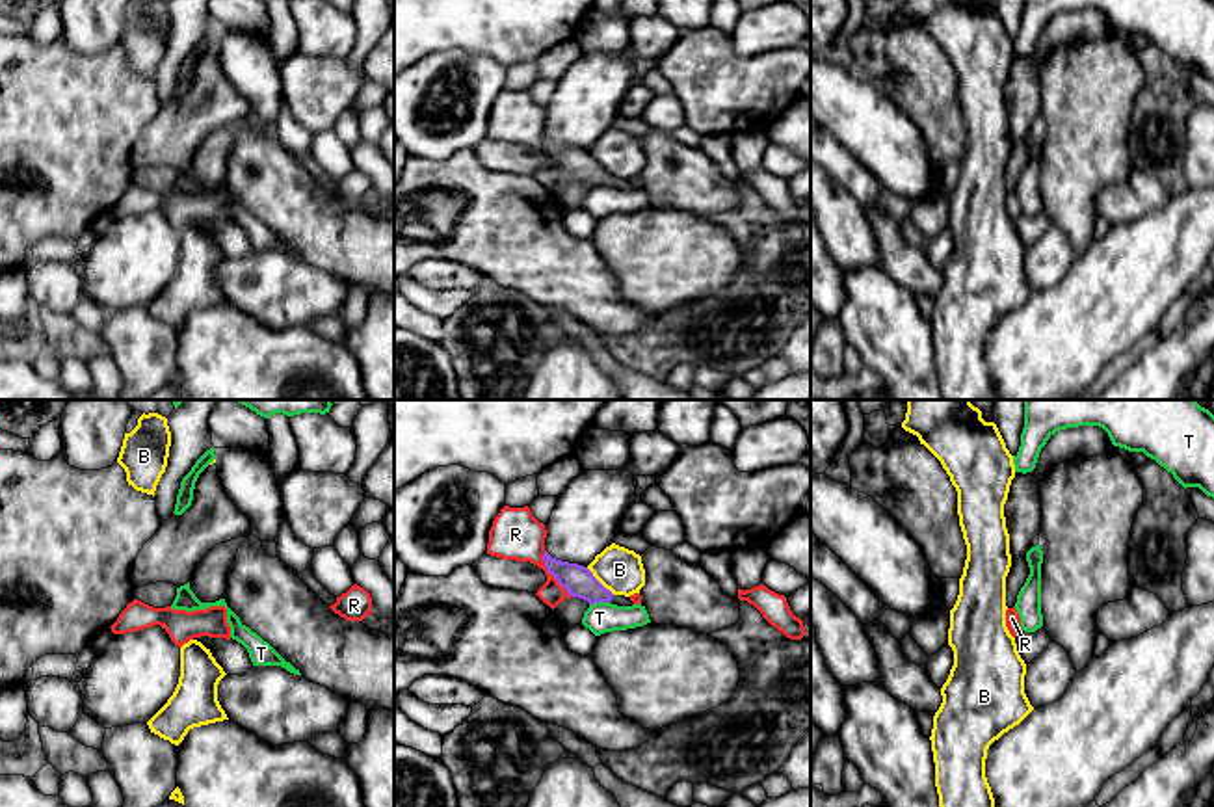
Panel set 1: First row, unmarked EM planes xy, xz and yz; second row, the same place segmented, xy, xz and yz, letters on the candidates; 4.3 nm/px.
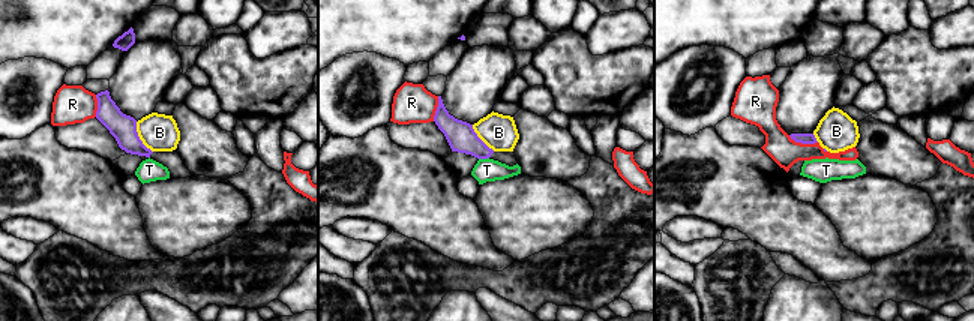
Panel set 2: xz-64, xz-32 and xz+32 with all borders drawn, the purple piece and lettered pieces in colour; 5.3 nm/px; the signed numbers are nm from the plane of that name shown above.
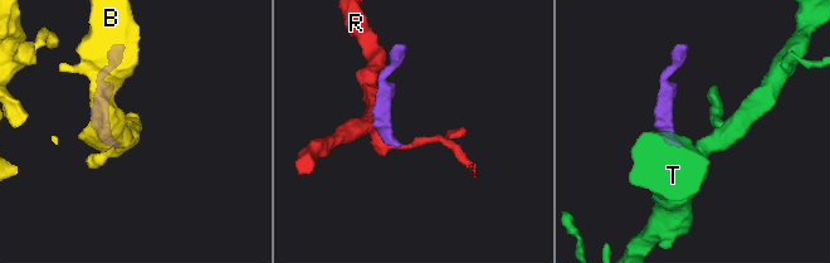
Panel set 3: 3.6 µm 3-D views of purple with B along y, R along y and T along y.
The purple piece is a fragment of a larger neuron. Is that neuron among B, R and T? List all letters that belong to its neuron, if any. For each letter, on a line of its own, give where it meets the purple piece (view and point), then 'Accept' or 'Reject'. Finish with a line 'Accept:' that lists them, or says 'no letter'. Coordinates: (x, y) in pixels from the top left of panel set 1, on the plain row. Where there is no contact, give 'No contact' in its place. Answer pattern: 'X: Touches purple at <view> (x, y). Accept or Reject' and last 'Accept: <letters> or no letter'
B: Touches purple at xz (599, 166). Reject
R: Touches purple at xz (549, 155). Reject
T: Touches purple at xz (599, 185). Reject
Accept: no letter

